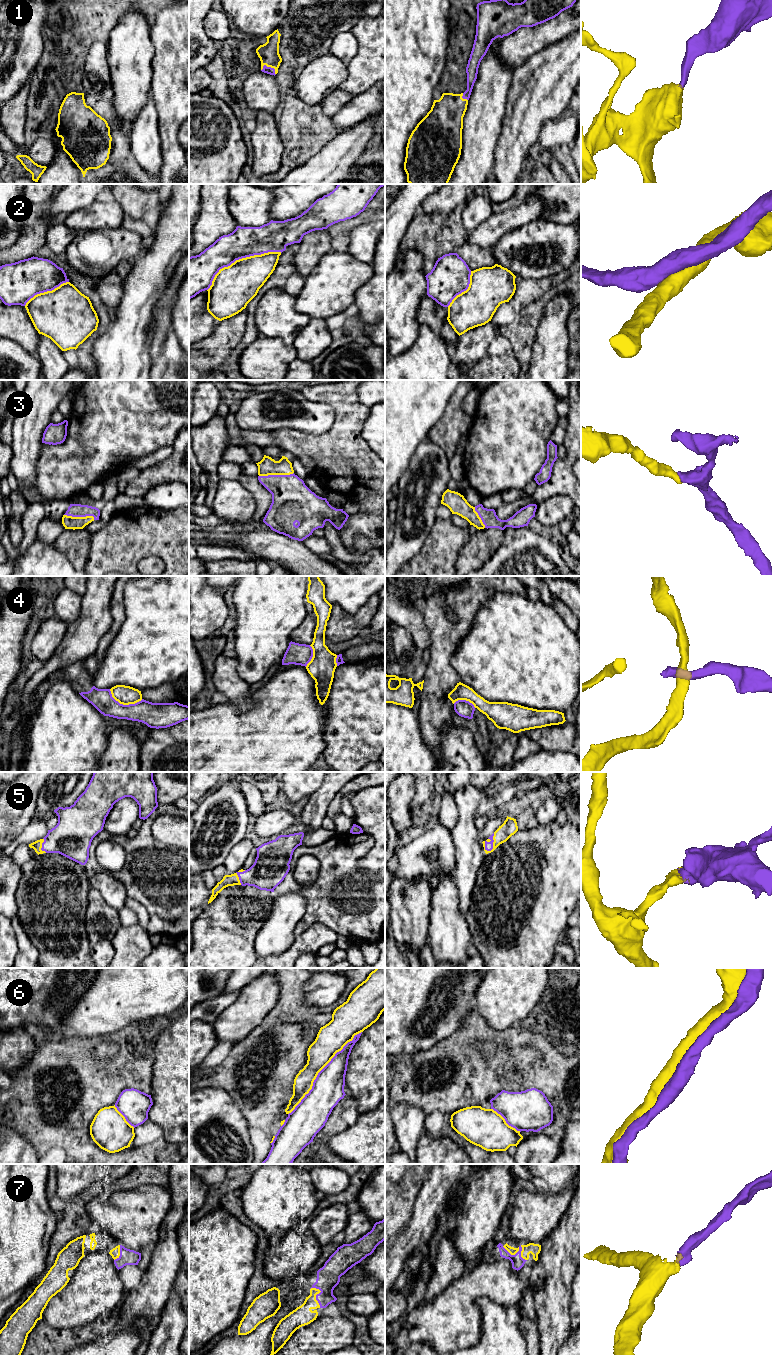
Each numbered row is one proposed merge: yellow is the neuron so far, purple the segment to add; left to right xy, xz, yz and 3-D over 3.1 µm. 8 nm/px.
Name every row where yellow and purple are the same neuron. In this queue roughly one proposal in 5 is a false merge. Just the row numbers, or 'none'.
1, 3, 5, 6, 7

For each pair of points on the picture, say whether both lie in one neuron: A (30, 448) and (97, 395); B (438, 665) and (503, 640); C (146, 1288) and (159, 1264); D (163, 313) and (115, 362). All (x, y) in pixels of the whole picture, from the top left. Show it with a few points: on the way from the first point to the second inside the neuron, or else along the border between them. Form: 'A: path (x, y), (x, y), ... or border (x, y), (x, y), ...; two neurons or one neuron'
A: border (42, 443), (40, 456), (35, 466); two neurons
B: border (462, 639), (451, 659), (451, 666), (459, 681); two neurons
C: path (152, 1282), (159, 1275), (159, 1270); one neuron
D: path (149, 321), (135, 335), (126, 348); one neuron

